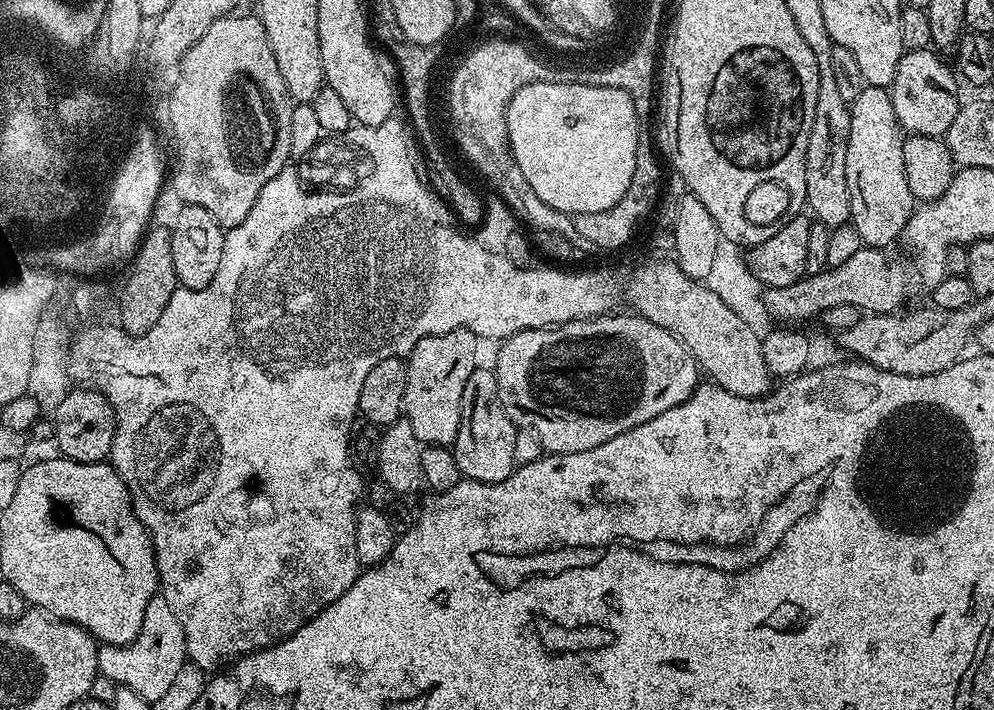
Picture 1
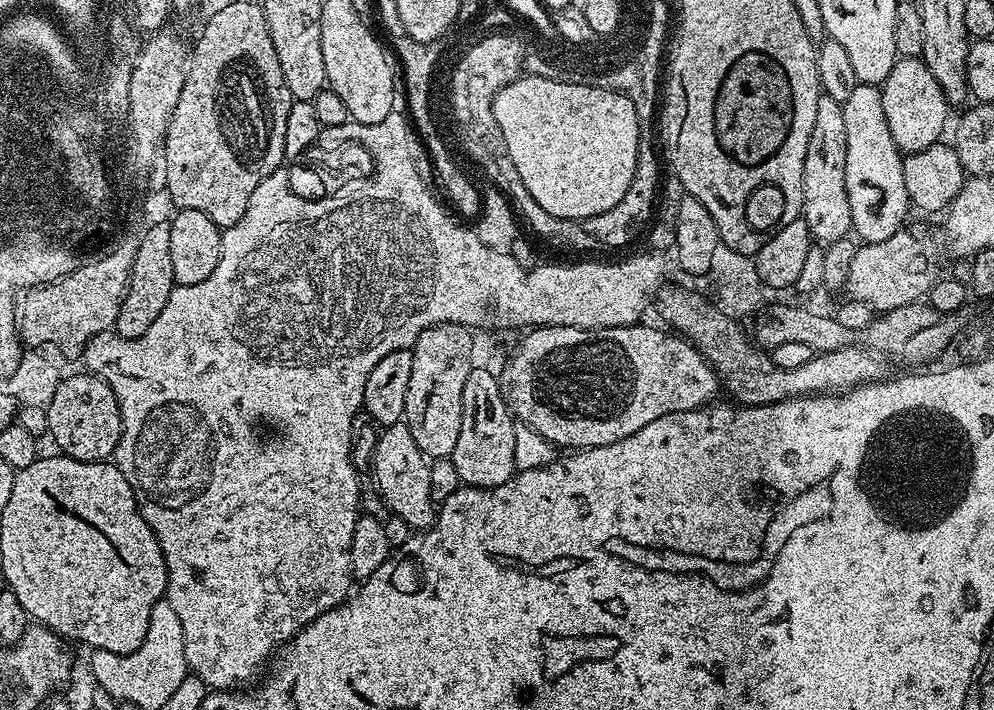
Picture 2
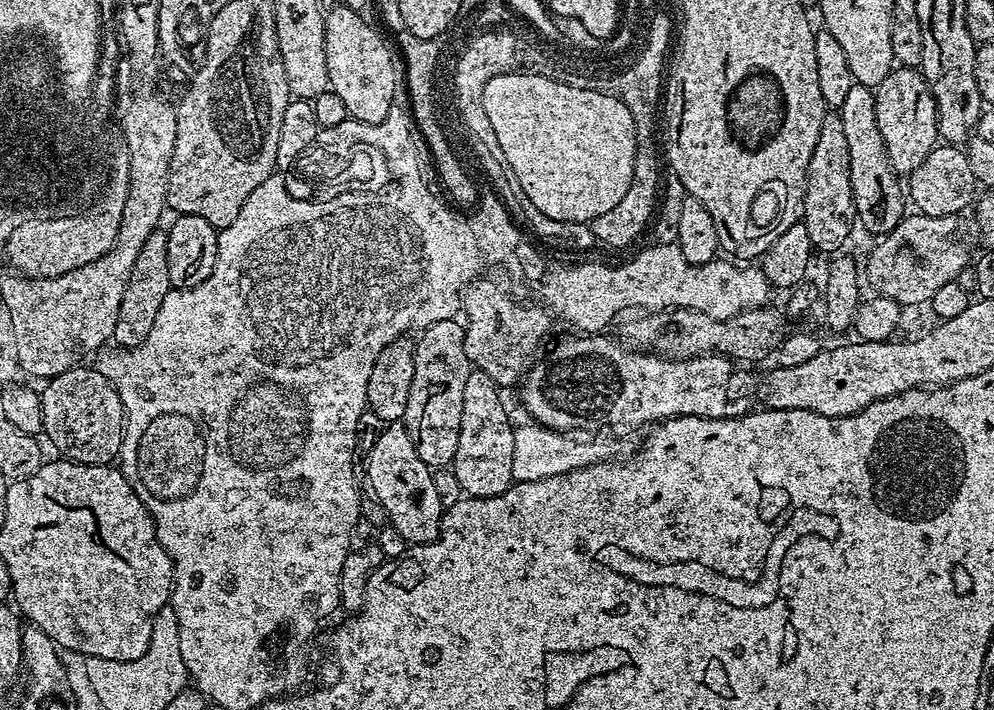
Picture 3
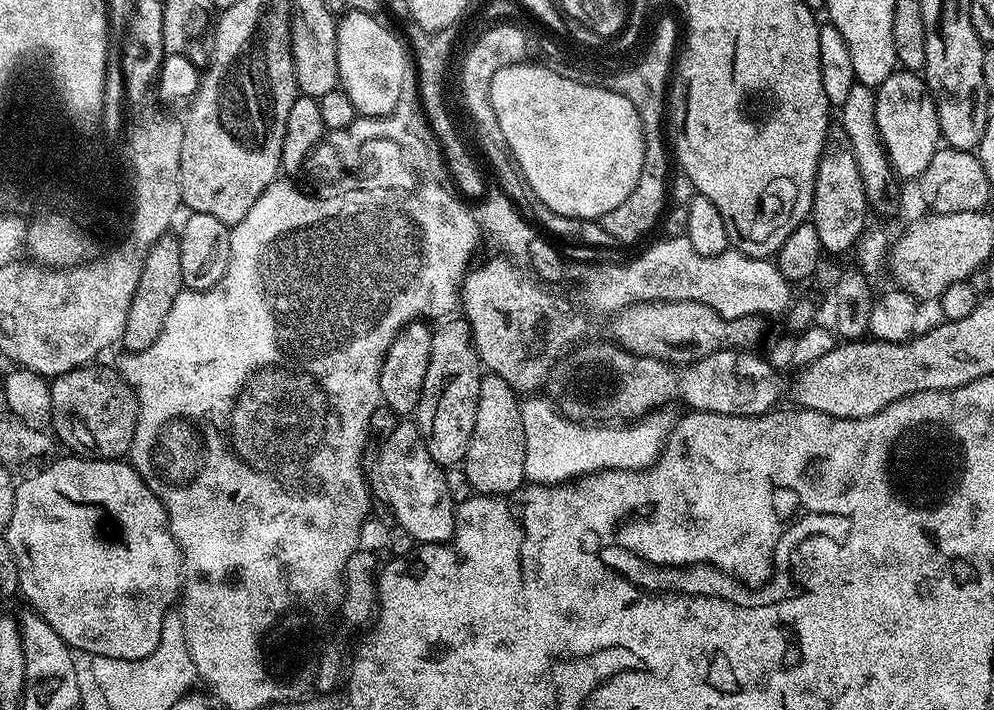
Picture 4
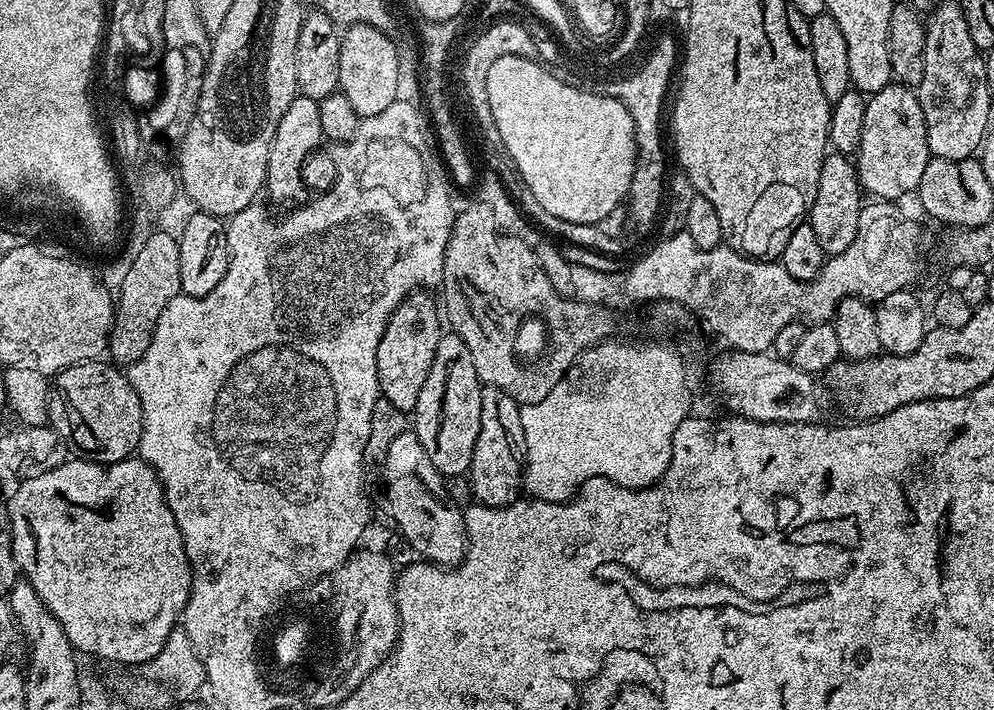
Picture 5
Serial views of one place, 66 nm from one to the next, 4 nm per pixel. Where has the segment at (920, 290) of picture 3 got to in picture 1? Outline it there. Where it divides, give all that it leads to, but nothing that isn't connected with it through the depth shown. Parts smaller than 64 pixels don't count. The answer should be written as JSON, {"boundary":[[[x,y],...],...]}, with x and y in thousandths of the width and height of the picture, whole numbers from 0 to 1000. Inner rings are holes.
{"boundary":[[[867,346],[863,352],[863,358],[851,363],[851,369],[847,369],[841,377],[832,376],[828,383],[817,387],[811,386],[795,403],[774,406],[768,413],[771,437],[781,454],[785,454],[785,451],[813,451],[816,445],[824,446],[833,434],[851,431],[852,428],[864,434],[869,442],[900,441],[906,432],[904,428],[908,425],[909,410],[913,406],[913,383],[909,379],[907,368],[900,366],[899,362],[892,361],[893,358],[887,349]]]}

